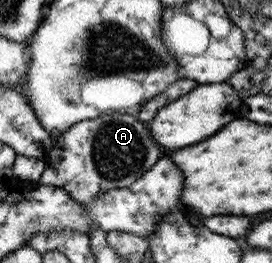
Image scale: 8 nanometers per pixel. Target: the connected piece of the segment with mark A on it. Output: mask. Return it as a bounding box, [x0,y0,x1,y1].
[37,112,163,205]

